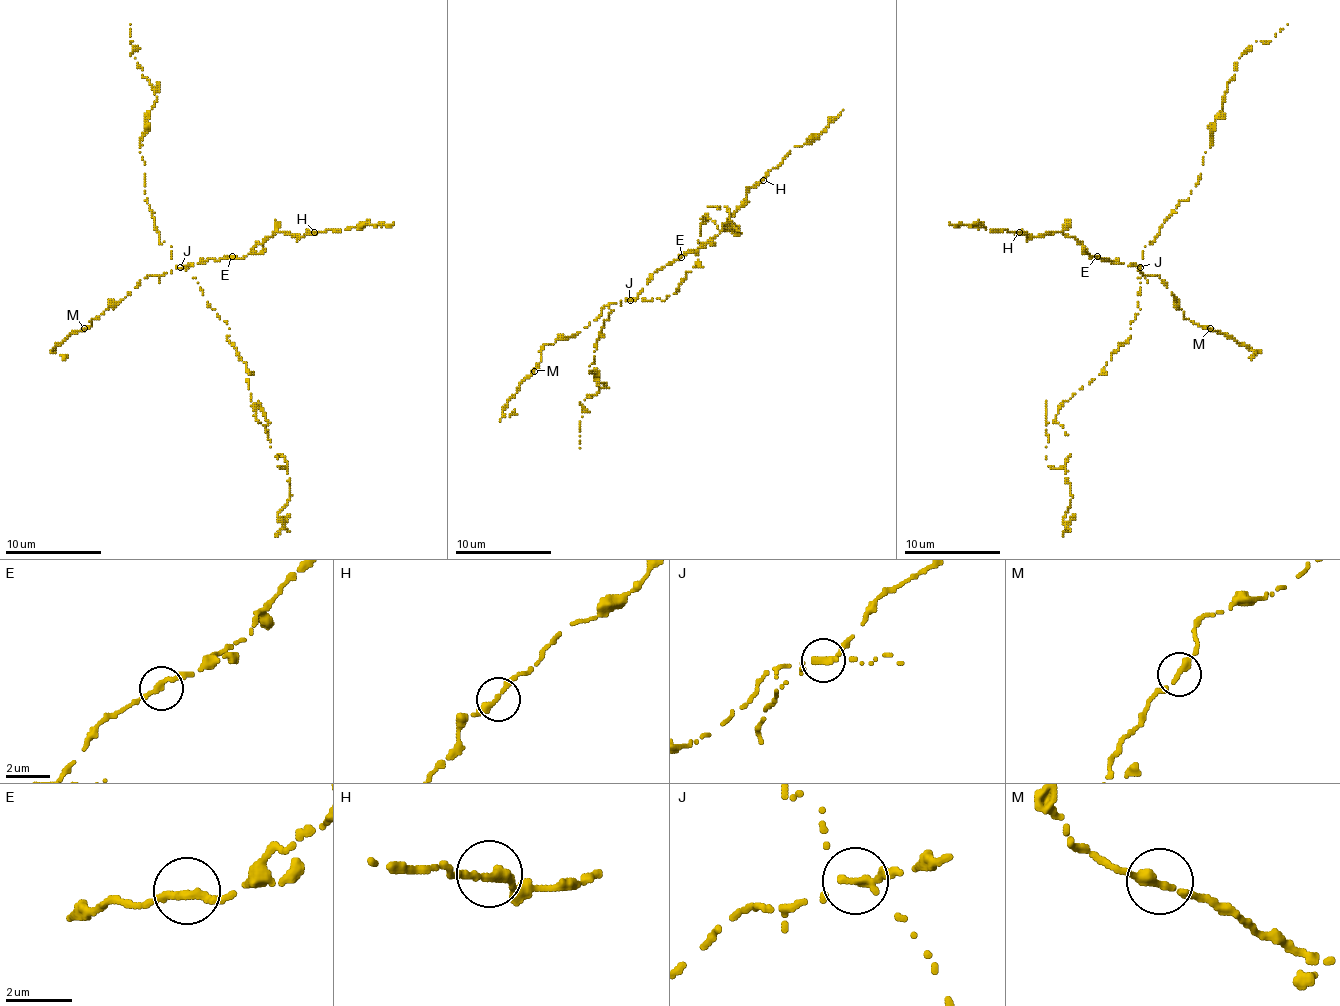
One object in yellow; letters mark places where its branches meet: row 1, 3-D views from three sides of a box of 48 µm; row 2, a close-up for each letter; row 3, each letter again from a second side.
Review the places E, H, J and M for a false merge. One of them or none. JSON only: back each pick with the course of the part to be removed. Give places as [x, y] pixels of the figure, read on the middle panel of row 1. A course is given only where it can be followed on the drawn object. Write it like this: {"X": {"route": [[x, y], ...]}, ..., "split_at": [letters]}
{"J": {"route": [[630, 301], [664, 301], [679, 291], [696, 267], [705, 216], [715, 206], [727, 209], [739, 233], [725, 223]]}, "split_at": ["J"]}

